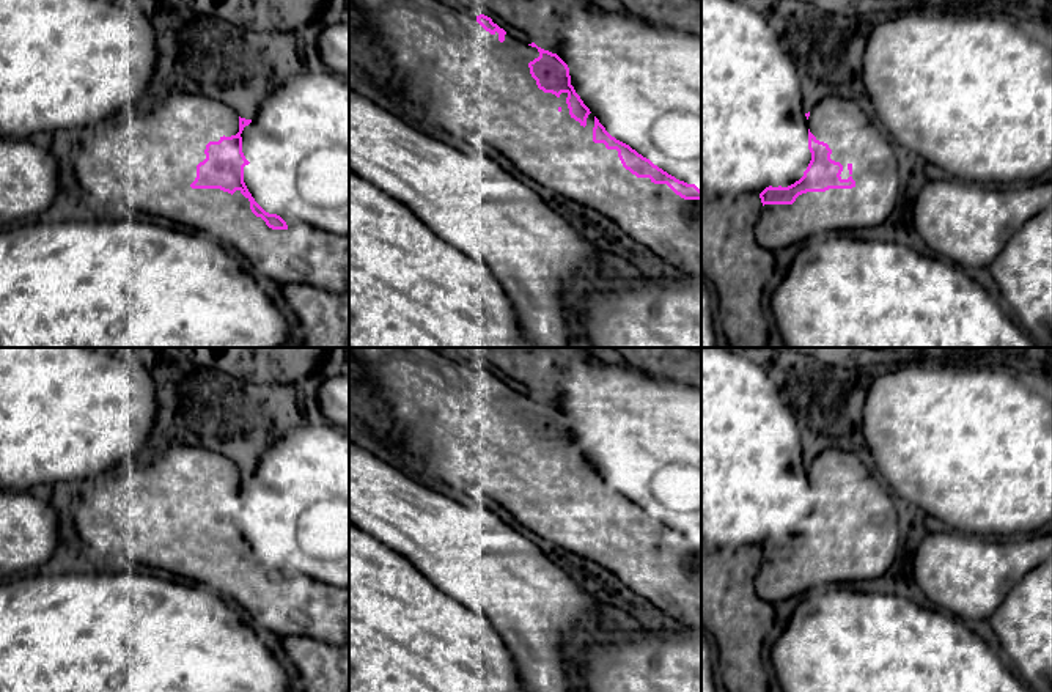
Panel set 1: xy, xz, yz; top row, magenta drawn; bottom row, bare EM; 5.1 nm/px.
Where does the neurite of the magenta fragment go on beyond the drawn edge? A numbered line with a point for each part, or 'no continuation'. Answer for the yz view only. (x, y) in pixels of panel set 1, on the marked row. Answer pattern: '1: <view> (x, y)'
1: yz (840, 123)

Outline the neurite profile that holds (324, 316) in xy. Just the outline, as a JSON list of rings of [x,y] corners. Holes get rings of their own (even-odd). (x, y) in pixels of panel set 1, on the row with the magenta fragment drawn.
[[[288,283],[281,285],[281,294],[299,319],[302,348],[349,348],[349,291],[329,293],[310,285]]]

